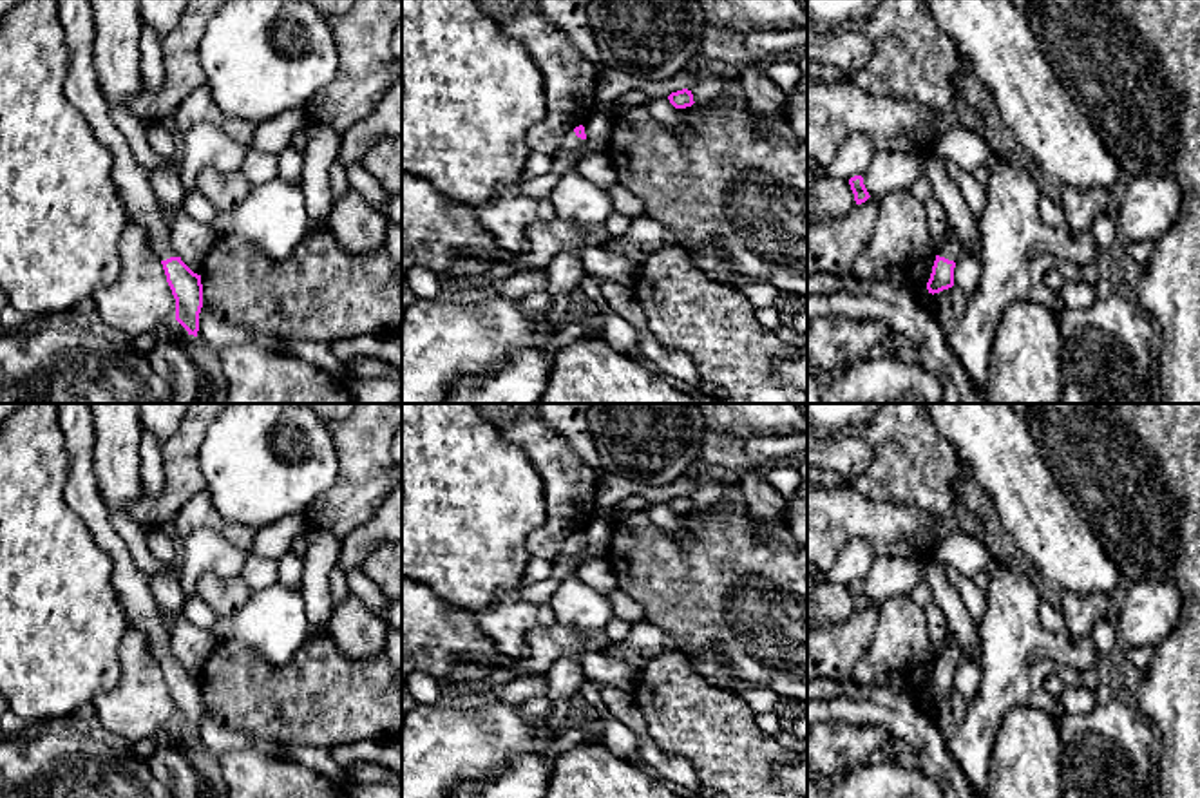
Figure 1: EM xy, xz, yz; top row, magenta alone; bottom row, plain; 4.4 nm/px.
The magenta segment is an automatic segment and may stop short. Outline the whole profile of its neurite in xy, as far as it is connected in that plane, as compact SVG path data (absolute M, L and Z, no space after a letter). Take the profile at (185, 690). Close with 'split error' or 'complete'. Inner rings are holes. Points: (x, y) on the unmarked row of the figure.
M56 404L56 409L67 452L67 503L80 514L98 546L110 557L114 592L130 626L148 637L150 653L159 662L176 704L176 726L188 740L197 742L203 713L201 680L194 679L172 653L147 575L136 566L125 541L109 521L92 469L90 404Z | split error

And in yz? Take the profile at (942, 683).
M948 632L945 650L938 655L930 684L927 688L929 698L934 700L954 691L954 673L963 660L967 660L967 651Z | split error

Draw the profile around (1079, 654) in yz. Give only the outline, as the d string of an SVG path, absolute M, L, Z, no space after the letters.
M997 556L985 566L990 575L986 610L979 622L981 633L981 684L976 698L963 706L957 720L947 729L947 747L970 780L972 789L985 798L986 774L992 764L992 749L1001 718L1014 708L1028 706L1032 695L1030 670L1039 659L1050 657L1084 673L1097 668L1099 653L1090 637L1071 639L1066 632L1053 635L1039 619L1041 597L1026 572L1010 557Z

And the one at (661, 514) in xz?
M652 503L644 512L653 525L670 532L682 546L691 543L691 536L686 530L682 516L675 514L668 503Z

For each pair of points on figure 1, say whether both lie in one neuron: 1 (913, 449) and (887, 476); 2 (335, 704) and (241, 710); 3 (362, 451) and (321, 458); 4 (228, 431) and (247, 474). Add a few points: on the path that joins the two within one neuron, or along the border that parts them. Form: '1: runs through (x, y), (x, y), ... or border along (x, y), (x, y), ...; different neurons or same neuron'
1: runs through (907, 456), (895, 469); same neuron
2: runs through (312, 702), (265, 702); same neuron
3: border along (328, 422), (335, 451), (335, 482), (319, 496); different neurons
4: runs through (239, 442), (247, 449), (247, 464); same neuron

